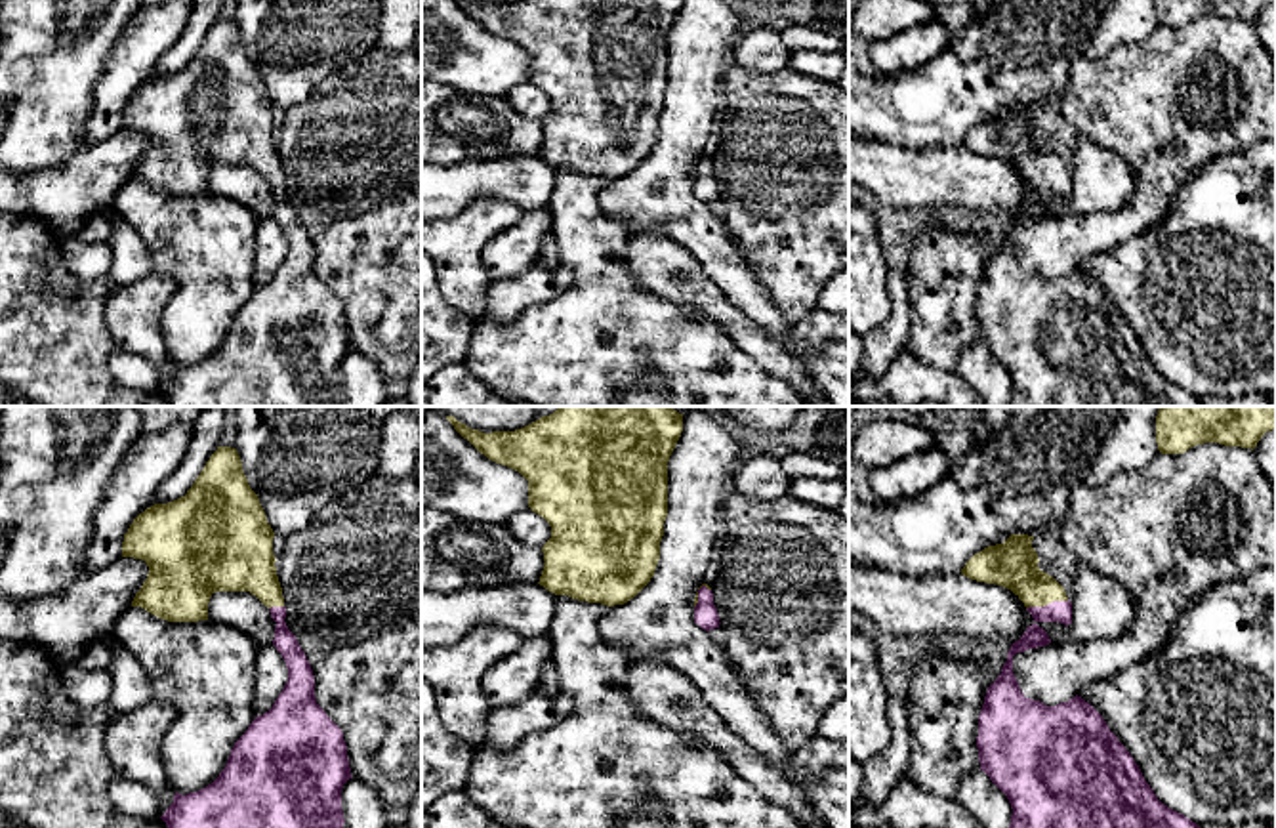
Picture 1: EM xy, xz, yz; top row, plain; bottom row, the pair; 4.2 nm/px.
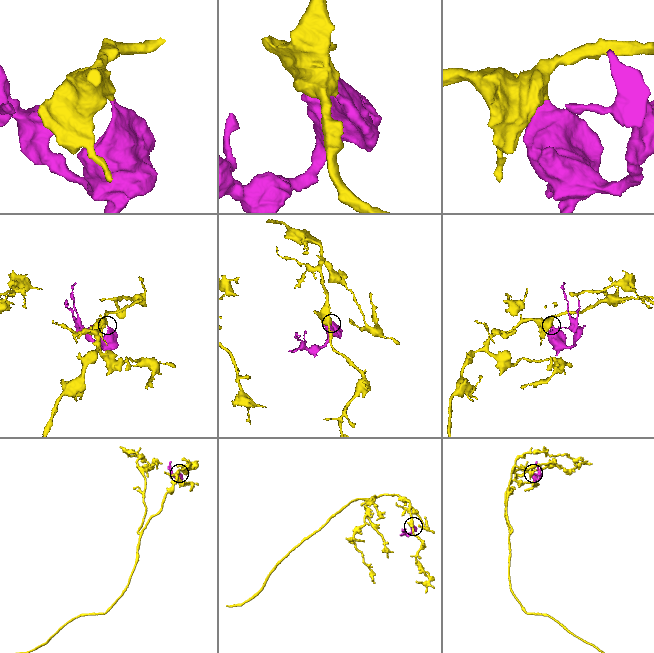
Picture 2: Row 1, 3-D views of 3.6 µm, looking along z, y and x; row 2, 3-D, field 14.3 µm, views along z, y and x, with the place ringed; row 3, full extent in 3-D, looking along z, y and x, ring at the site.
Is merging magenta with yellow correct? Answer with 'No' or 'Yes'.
Yes

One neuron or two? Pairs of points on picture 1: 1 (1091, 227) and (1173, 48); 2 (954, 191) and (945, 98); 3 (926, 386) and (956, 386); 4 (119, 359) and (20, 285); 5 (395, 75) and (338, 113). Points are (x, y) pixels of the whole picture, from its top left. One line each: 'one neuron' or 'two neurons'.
1: one neuron
2: two neurons
3: one neuron
4: two neurons
5: one neuron

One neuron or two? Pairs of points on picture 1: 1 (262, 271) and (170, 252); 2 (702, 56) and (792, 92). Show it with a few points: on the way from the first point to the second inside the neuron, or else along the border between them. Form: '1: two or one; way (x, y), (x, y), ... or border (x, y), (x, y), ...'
1: two; border (258, 226), (254, 289)
2: two; border (727, 65), (720, 103)

